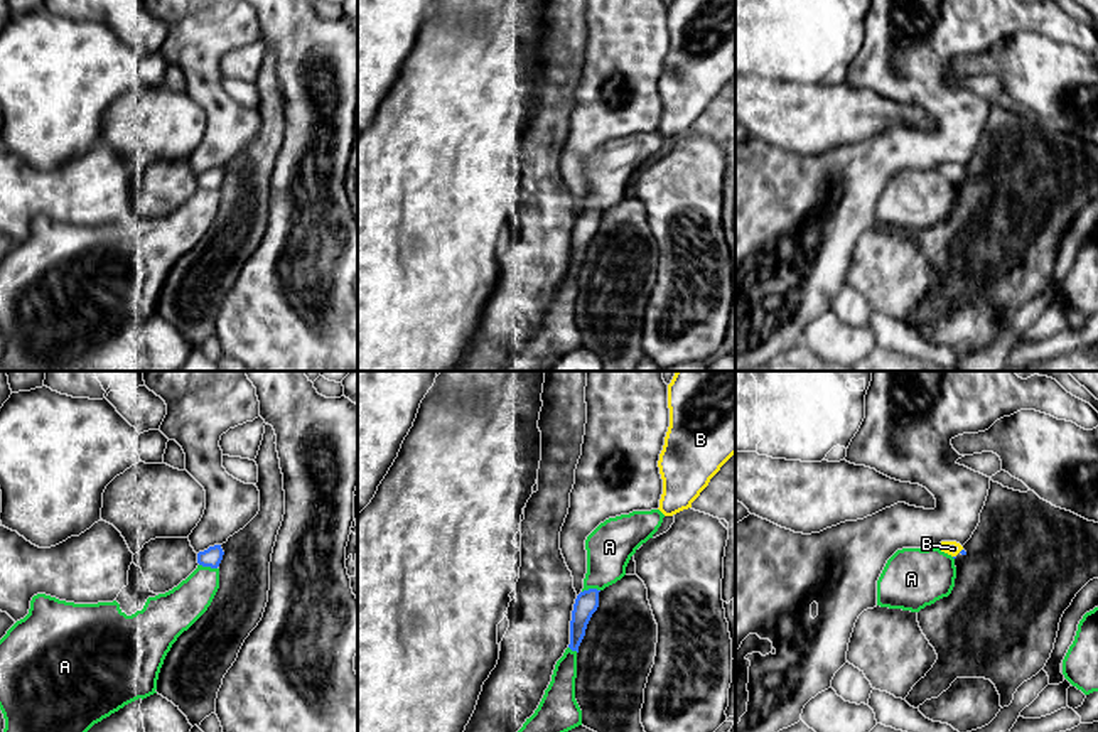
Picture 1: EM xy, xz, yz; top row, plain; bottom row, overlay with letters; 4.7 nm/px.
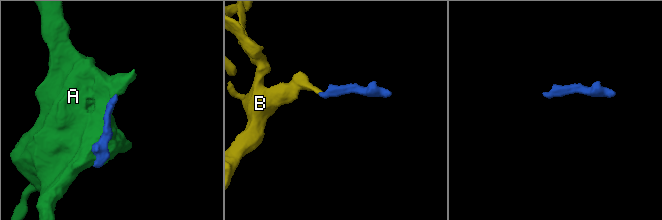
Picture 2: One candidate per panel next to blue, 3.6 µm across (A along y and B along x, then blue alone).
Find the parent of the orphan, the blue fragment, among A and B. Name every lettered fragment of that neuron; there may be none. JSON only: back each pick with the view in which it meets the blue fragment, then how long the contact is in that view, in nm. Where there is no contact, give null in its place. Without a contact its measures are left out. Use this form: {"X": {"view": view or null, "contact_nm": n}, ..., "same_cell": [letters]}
{"B": {"view": null}, "same_cell": ["B"]}

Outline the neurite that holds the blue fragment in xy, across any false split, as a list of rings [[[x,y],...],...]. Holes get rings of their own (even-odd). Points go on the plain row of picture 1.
[[[214,167],[214,169],[209,169],[207,172],[197,175],[197,186],[202,189],[218,191],[223,182],[223,177],[224,177],[224,174],[223,174],[221,167]]]

